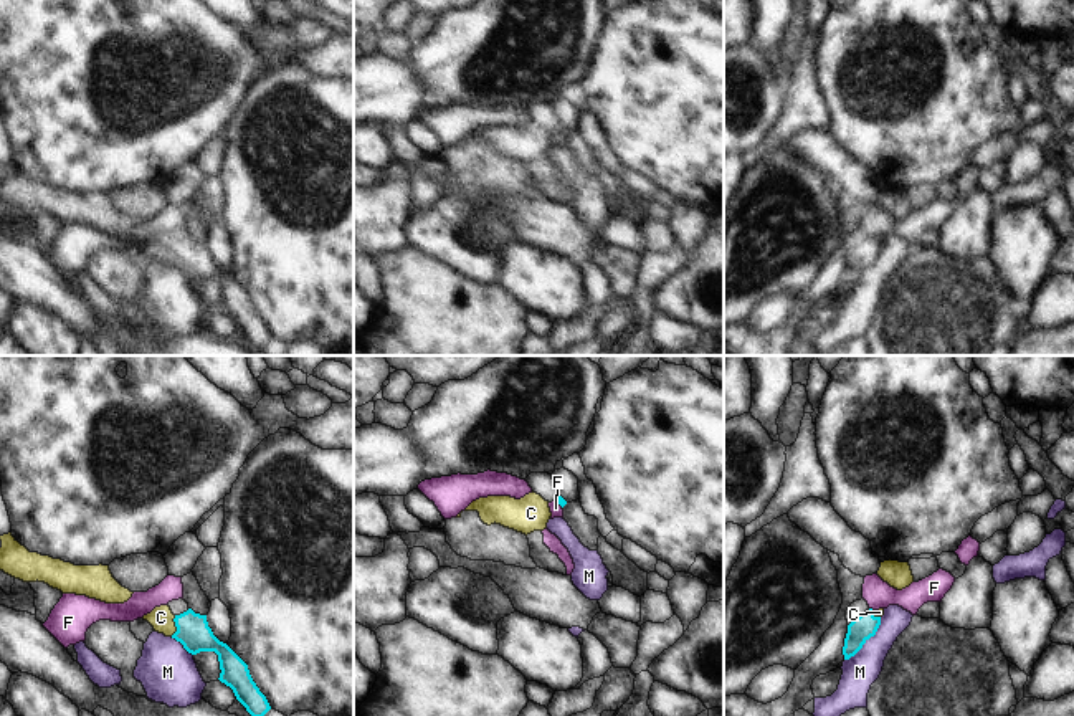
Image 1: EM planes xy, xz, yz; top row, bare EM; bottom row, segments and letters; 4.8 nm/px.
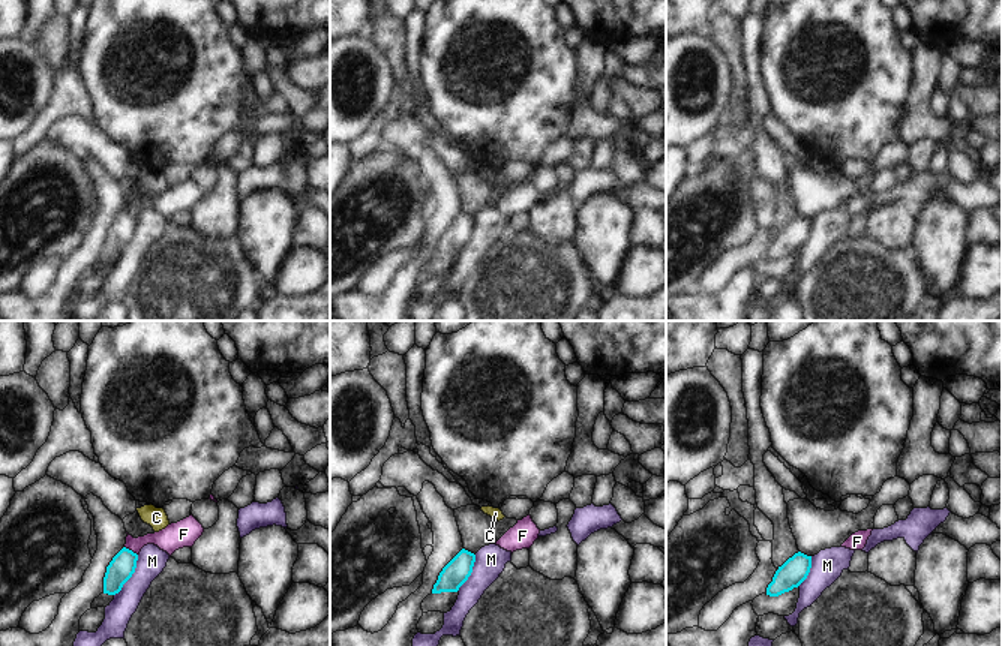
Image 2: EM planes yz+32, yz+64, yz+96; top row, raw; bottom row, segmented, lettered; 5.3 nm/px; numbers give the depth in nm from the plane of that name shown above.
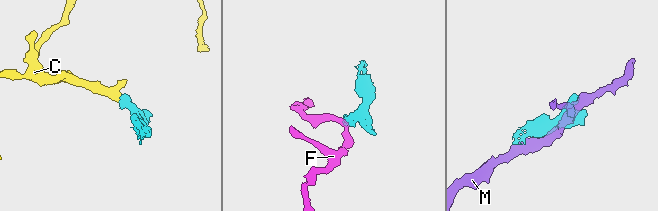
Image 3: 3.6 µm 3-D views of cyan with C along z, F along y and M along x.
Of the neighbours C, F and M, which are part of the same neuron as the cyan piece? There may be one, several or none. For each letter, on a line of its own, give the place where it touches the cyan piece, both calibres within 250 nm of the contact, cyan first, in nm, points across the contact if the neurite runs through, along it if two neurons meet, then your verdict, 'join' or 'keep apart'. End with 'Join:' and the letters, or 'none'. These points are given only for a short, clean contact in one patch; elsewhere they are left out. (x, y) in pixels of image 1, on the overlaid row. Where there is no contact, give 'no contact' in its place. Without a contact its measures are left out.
C: meets cyan in xy at (175, 625); 160 nm thick on the cyan side, 110 nm on the other; runs through xy (192, 629), (175, 625), (167, 624), (161, 617); join
F: meets cyan in yz at (871, 609); 120 nm thick on the cyan side, 140 nm on the other; border along yz (869, 607), (873, 610); keep apart
M: meets cyan in yz at (868, 639); 120 nm thick on the cyan side, 170 nm on the other; keep apart
Join: C

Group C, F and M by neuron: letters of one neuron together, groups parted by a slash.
C / F / M

